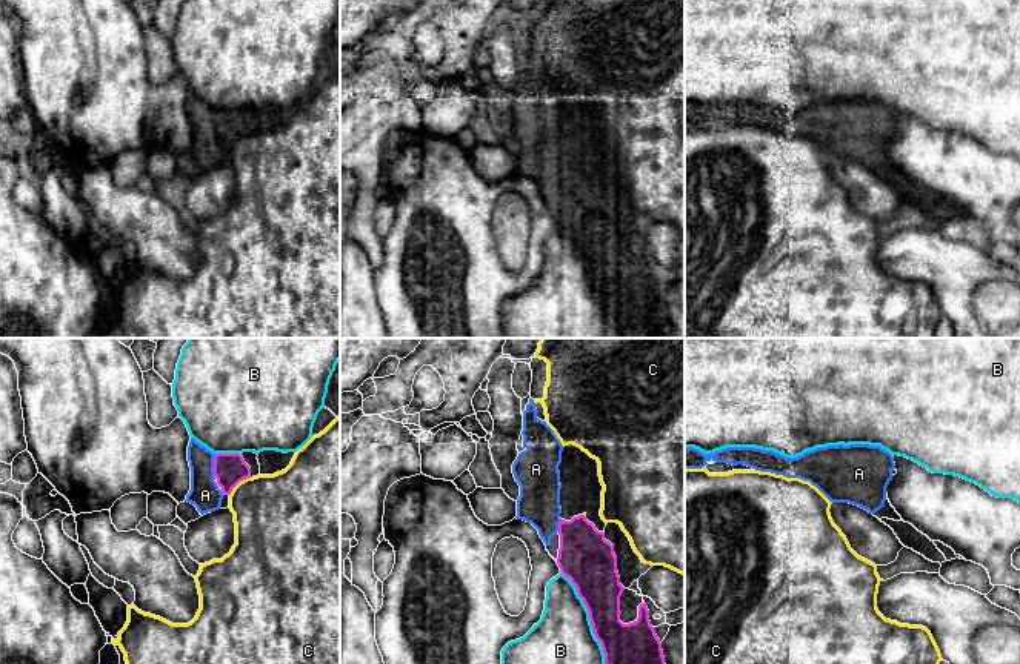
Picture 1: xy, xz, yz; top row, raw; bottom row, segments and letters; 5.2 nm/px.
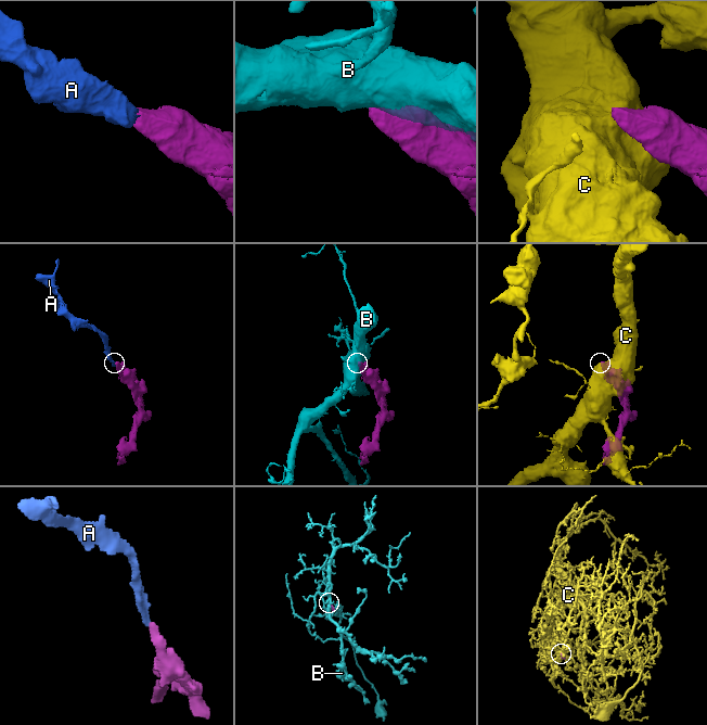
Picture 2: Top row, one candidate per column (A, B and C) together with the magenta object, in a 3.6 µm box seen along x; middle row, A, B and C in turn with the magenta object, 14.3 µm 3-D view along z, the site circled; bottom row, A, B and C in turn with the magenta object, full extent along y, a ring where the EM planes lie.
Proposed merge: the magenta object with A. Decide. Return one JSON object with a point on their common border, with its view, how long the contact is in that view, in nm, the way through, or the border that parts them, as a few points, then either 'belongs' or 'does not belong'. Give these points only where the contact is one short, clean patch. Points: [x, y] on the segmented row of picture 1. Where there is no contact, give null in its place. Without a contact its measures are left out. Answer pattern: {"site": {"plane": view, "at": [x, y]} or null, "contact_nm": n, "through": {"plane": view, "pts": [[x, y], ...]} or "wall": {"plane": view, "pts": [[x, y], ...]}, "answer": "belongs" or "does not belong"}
{"site": {"plane": "xy", "at": [214, 466]}, "contact_nm": 110, "through": {"plane": "xy", "pts": [[230, 469], [214, 466], [205, 475], [205, 495]]}, "answer": "belongs"}

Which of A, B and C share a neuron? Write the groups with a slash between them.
A / B / C

